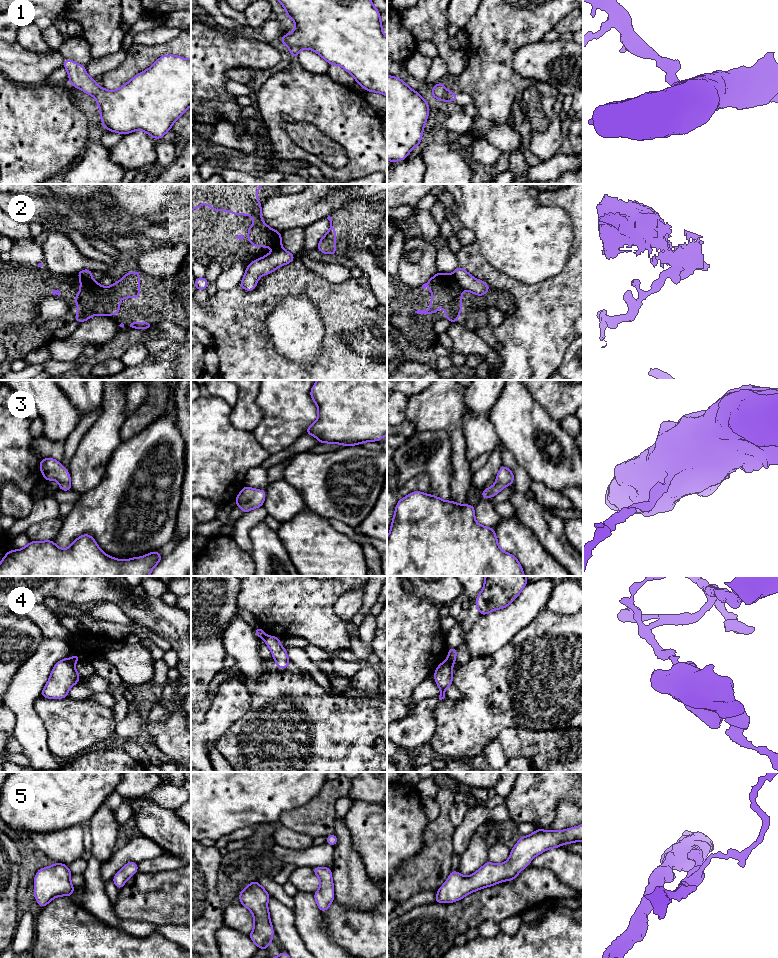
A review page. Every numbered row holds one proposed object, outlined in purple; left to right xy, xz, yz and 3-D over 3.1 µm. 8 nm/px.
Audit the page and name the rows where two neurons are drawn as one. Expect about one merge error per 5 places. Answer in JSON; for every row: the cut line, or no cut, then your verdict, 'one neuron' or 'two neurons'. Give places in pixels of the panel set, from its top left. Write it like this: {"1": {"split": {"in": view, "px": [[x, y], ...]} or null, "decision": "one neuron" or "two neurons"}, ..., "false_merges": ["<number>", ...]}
{"1": {"split": null, "decision": "one neuron"}, "2": {"split": {"in": "yz", "px": [[452, 274], [463, 289]]}, "decision": "two neurons"}, "3": {"split": null, "decision": "one neuron"}, "4": {"split": {"in": "xy", "px": [[69, 658], [74, 663]]}, "decision": "two neurons"}, "5": {"split": null, "decision": "one neuron"}, "false_merges": ["2", "4"]}

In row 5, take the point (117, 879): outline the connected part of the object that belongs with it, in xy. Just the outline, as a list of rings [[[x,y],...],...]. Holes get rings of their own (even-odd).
[[[129,861],[124,867],[118,871],[113,877],[112,881],[118,890],[120,890],[126,883],[127,879],[138,872],[138,864]]]

